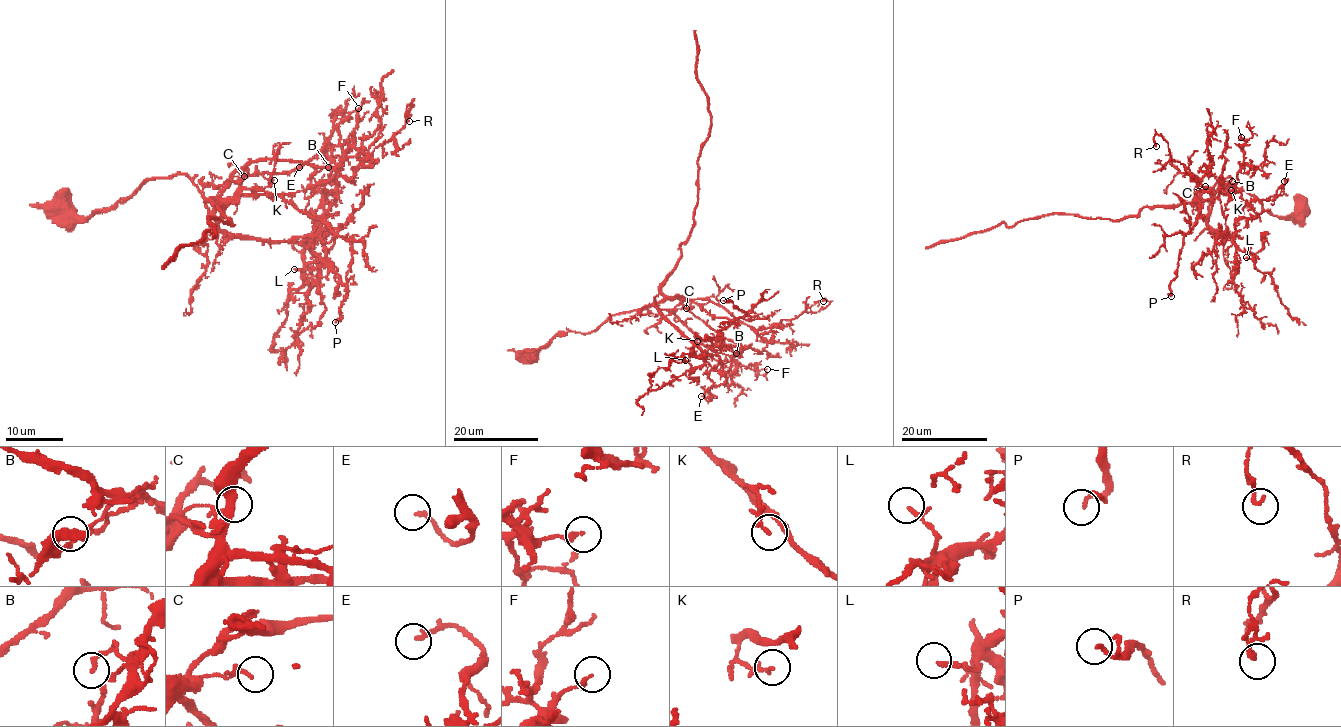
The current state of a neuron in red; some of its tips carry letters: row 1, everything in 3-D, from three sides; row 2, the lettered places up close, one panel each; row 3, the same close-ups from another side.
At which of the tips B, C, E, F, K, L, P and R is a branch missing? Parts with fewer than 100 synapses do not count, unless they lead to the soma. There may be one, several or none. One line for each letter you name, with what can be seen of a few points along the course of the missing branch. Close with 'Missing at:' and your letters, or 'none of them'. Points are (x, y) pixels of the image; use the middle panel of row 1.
Missing at: none of them

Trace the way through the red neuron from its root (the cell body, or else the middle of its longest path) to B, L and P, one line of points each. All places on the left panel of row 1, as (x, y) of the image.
B: (61, 210), (90, 217), (149, 180), (185, 174), (219, 218), (237, 197), (327, 182), (337, 169), (328, 167)
L: (61, 210), (90, 217), (149, 180), (185, 174), (221, 229), (296, 240), (316, 256), (294, 269)
P: (61, 210), (90, 217), (174, 174), (185, 174), (218, 218), (243, 189), (275, 194), (351, 246), (335, 322)

